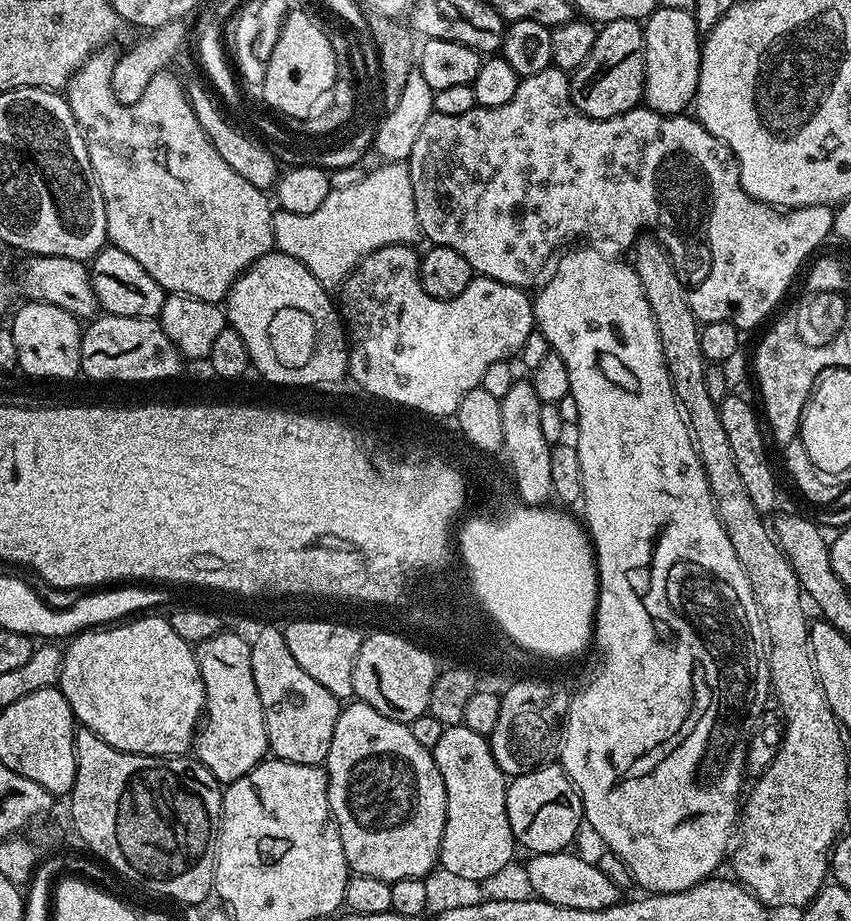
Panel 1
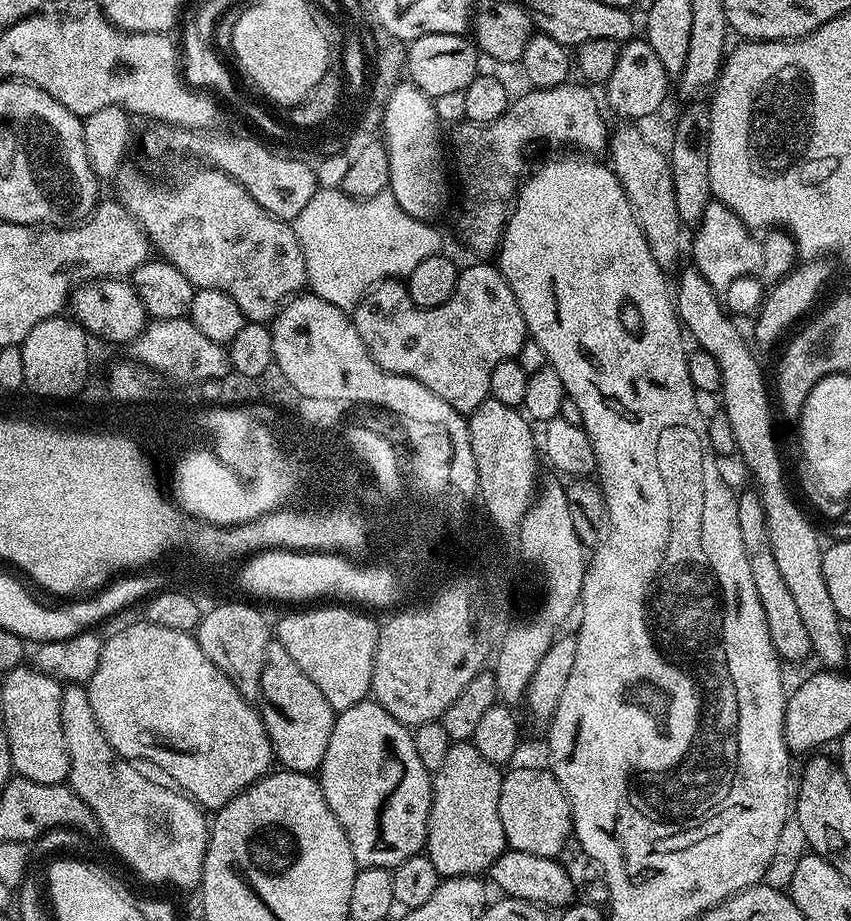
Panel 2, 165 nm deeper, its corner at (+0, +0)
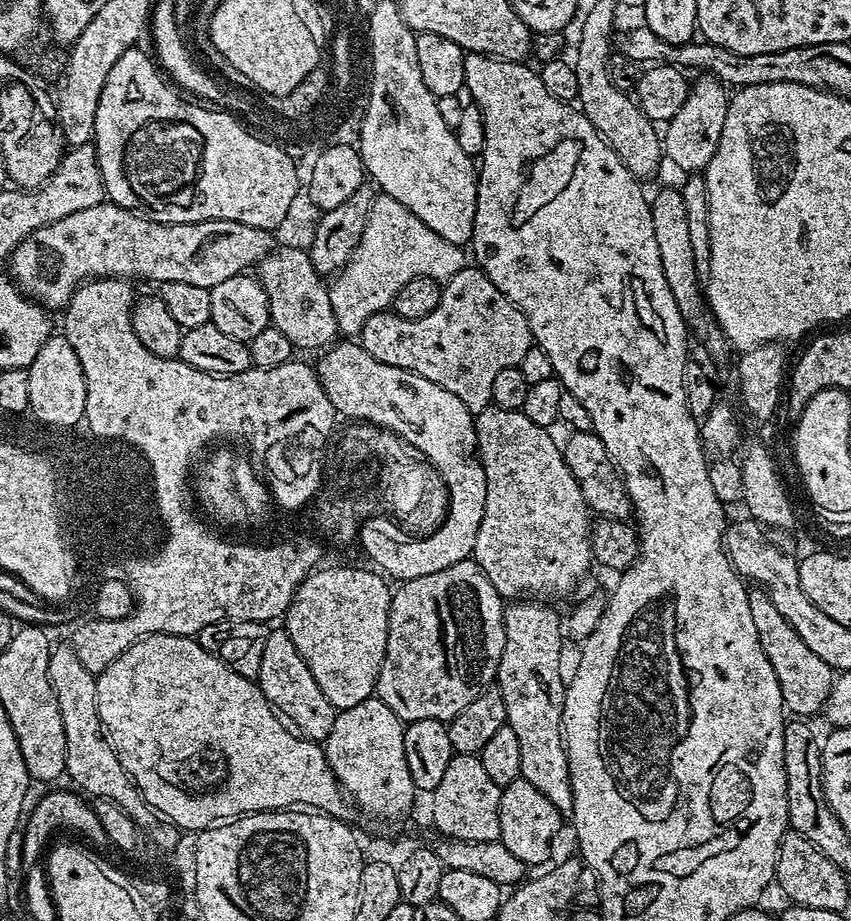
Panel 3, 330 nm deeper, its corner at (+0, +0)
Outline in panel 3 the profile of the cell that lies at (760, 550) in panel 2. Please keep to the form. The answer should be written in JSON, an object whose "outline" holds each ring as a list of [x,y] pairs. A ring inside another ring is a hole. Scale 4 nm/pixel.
{"outline":[[[752,586],[748,588],[750,614],[754,617],[754,627],[758,630],[758,642],[762,642],[762,650],[774,668],[774,678],[778,678],[778,686],[782,690],[784,707],[793,717],[812,718],[824,707],[834,679],[834,673],[818,654],[810,651],[810,646],[798,638],[798,630],[774,610],[772,600],[764,593],[763,588]]]}

